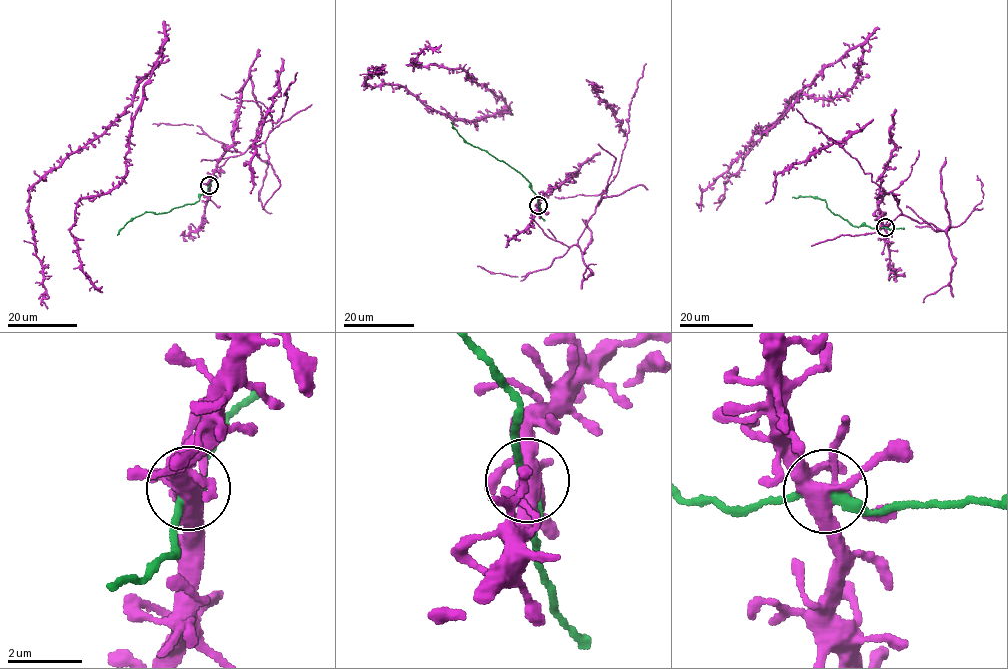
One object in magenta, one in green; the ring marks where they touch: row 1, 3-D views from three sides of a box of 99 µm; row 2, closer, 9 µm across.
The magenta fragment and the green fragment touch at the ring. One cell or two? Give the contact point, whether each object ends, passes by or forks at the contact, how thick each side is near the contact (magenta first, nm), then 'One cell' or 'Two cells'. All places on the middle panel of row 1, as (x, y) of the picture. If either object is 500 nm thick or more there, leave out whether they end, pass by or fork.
Place: (538, 205). At the ring magenta forks. At the ring green passes by. Thickness 400 nm (magenta) against 240 nm. One cell

